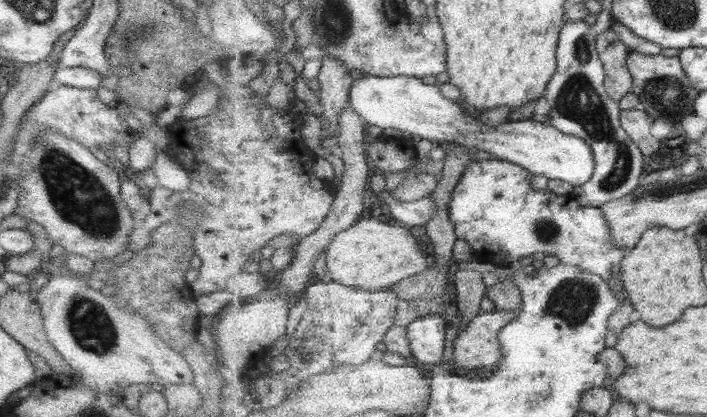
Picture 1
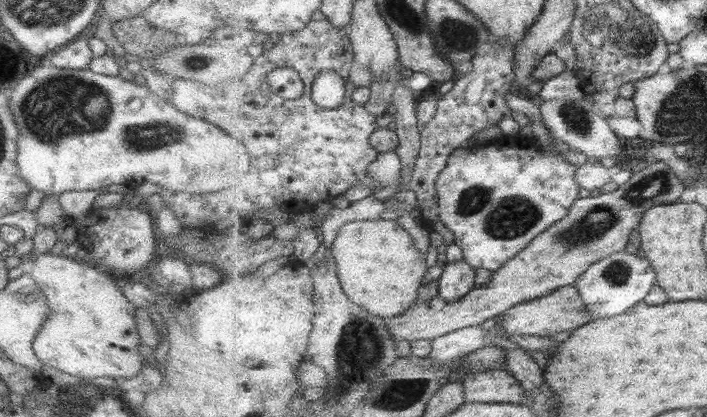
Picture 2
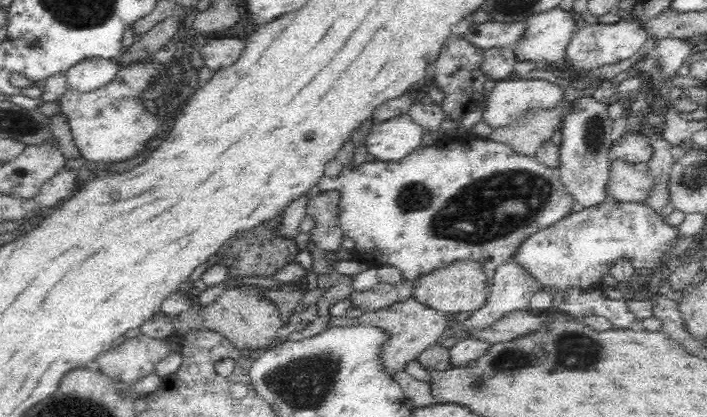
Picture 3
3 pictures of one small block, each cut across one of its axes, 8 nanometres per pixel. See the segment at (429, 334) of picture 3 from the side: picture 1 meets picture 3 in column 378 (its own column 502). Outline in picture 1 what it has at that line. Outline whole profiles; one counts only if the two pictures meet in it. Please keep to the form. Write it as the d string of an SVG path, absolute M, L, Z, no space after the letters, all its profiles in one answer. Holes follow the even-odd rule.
M495 310L481 313L454 340L452 361L460 372L471 368L481 374L490 374L500 365L504 357L500 332L520 313L508 310Z

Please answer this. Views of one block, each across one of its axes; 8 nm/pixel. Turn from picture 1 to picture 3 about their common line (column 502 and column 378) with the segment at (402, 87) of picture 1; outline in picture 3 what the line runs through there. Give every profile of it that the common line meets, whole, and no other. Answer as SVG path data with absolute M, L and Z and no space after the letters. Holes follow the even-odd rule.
M405 113L374 125L367 134L366 148L378 160L397 161L421 146L423 133L422 127Z

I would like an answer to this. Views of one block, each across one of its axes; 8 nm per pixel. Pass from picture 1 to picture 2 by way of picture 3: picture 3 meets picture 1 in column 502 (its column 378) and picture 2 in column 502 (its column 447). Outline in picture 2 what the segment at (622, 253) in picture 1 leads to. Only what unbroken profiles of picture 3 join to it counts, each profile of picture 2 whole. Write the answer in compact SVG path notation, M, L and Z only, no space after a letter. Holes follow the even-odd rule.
M509 140L505 144L490 145L487 147L476 146L472 144L467 148L458 148L452 152L449 157L447 168L443 169L443 172L439 175L436 182L437 194L440 206L439 219L441 223L448 227L454 234L454 244L458 245L463 252L464 260L471 265L475 270L479 268L485 268L492 270L493 272L503 268L503 265L507 265L507 262L513 261L522 250L525 250L527 246L531 244L535 236L543 234L549 226L557 224L557 222L563 220L567 214L569 214L571 207L575 204L575 201L579 198L579 190L581 185L579 184L577 177L579 175L579 168L565 161L561 157L555 156L553 152L547 152L538 147L533 140Z

